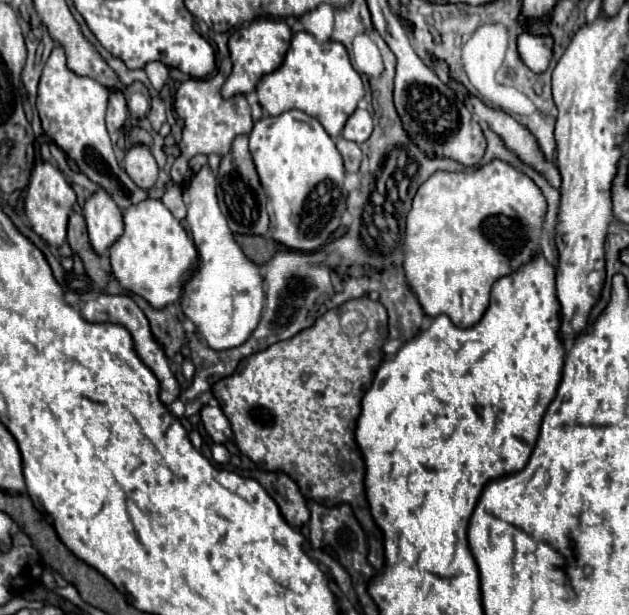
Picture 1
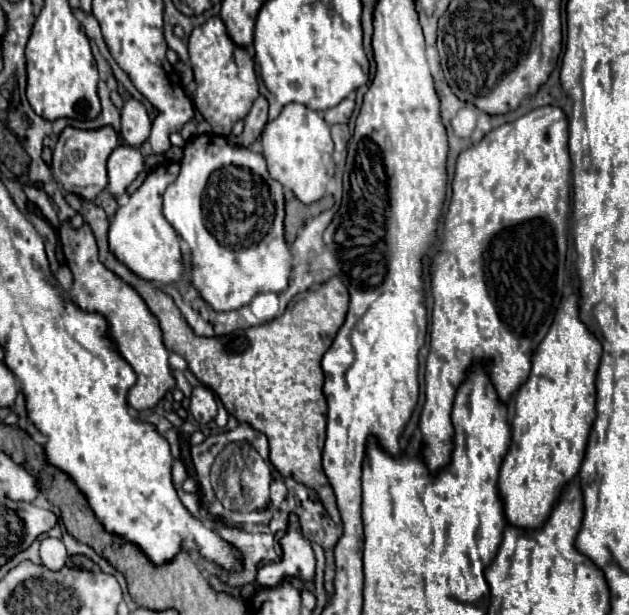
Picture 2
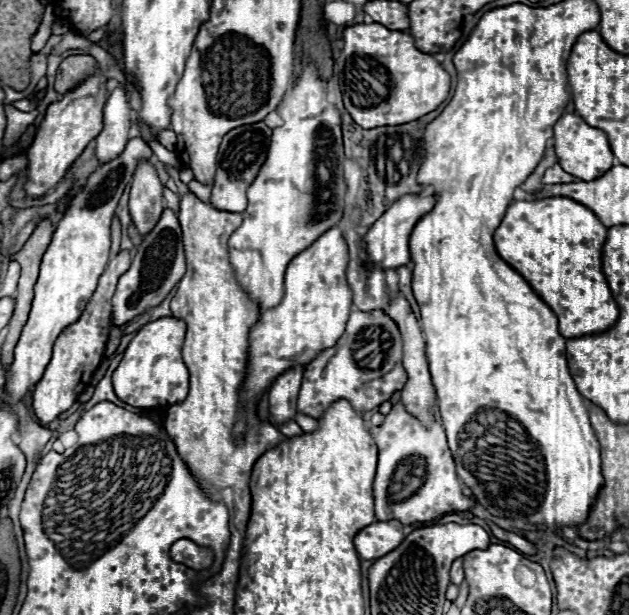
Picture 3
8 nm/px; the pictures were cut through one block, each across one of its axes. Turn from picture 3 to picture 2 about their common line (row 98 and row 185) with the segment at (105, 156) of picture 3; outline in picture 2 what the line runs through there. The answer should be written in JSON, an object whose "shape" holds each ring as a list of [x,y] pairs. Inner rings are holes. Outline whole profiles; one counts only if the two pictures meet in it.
{"shape":[[[118,146],[108,158],[108,190],[118,200],[144,170],[144,154],[138,148]]]}

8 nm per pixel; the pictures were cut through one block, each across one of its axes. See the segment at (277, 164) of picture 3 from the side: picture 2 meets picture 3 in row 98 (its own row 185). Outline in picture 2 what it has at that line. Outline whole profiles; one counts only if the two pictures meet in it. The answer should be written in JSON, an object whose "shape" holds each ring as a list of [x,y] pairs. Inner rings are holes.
{"shape":[[[286,104],[280,116],[266,124],[262,132],[262,148],[270,176],[292,190],[300,202],[312,204],[326,194],[326,184],[334,176],[336,166],[332,160],[334,142],[330,138],[330,126],[322,114],[302,104]]]}

